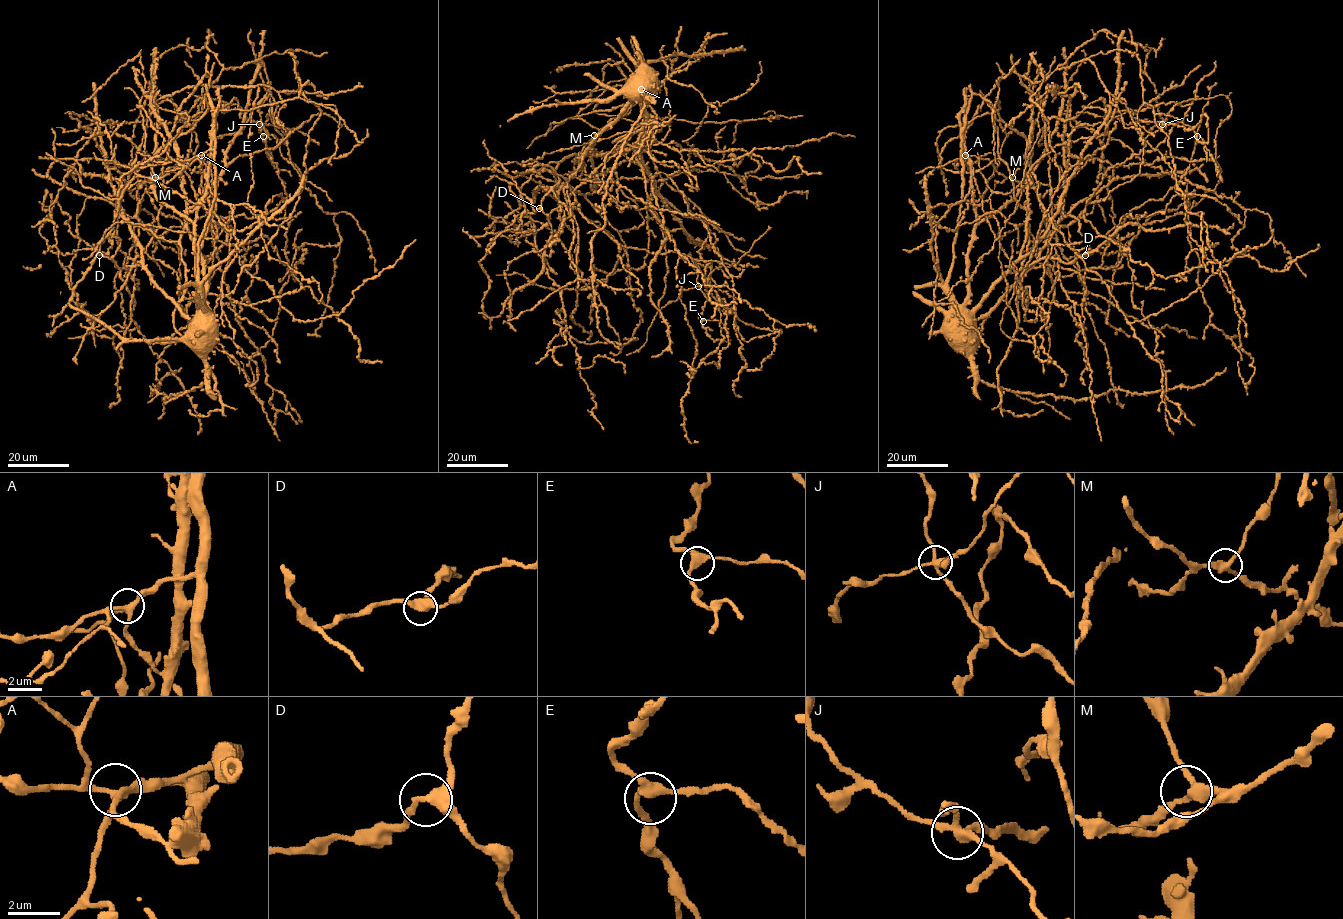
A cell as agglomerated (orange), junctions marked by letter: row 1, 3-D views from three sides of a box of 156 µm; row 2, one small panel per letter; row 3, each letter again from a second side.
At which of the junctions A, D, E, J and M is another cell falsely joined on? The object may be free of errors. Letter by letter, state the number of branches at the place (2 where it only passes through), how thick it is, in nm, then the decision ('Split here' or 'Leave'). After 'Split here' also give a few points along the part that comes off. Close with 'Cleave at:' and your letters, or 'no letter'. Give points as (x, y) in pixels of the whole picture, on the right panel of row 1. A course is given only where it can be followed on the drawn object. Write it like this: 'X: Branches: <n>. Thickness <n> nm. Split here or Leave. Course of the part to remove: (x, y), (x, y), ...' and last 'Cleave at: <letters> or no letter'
A: Branches: 4. Thickness 280 nm. Leave
D: Branches: 3. Thickness 300 nm. Leave
E: Branches: 3. Thickness 320 nm. Leave
J: Branches: 4. Thickness 280 nm. Split here. Course of the part to remove: (1163, 124), (1144, 139), (1139, 173), (1111, 190), (1104, 201)
M: Branches: 3. Thickness 300 nm. Leave
Cleave at: J

